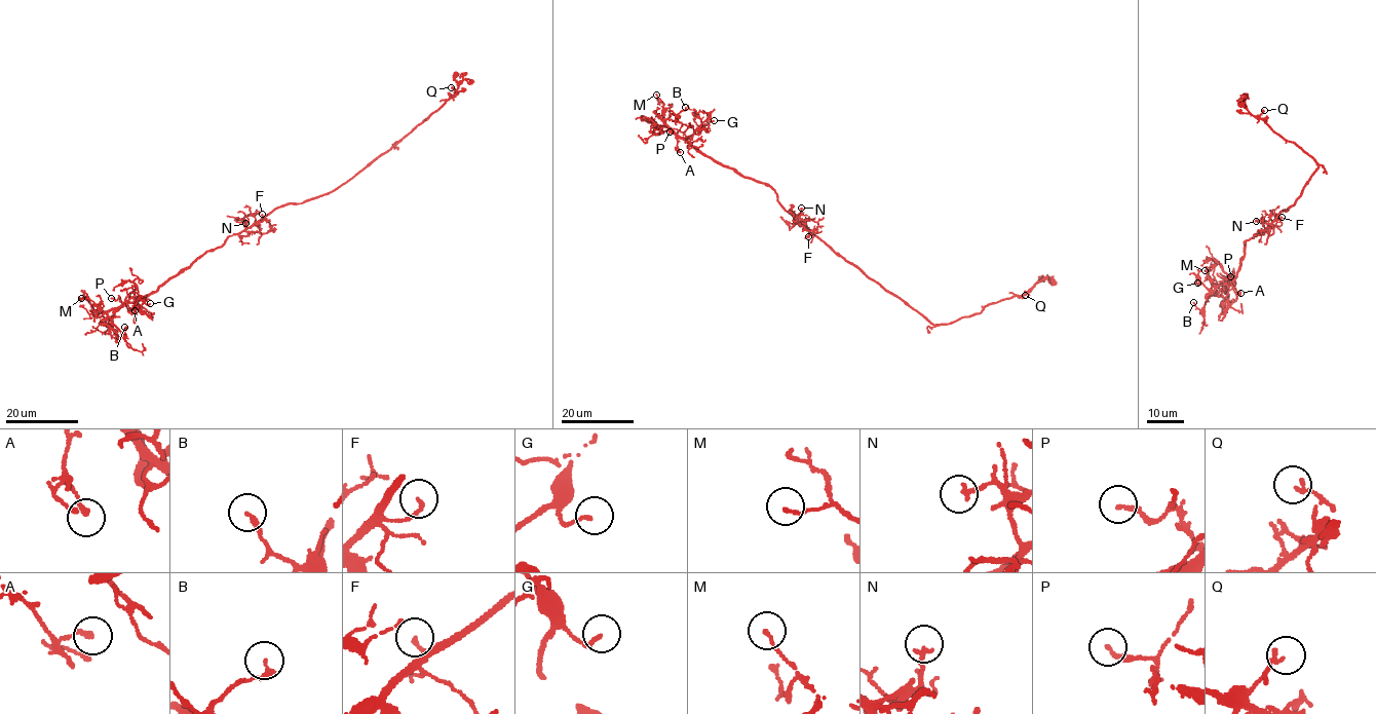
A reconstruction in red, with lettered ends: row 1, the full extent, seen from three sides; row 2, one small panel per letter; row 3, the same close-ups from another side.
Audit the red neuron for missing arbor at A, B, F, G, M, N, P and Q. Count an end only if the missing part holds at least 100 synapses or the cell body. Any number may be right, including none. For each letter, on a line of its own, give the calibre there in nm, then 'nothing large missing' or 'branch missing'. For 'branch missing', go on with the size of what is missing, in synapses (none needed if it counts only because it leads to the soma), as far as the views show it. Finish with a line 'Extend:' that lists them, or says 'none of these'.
A: calibre 190 nm; nothing large missing
B: calibre 200 nm; nothing large missing
F: calibre 140 nm; nothing large missing
G: calibre 120 nm; nothing large missing
M: calibre 110 nm; nothing large missing
N: calibre 180 nm; nothing large missing
P: calibre 160 nm; nothing large missing
Q: calibre 140 nm; nothing large missing
Extend: none of these

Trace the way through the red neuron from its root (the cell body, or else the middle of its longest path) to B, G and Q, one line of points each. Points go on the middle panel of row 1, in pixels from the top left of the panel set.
B: (827, 243), (784, 208), (773, 189), (724, 166), (665, 124), (671, 114), (677, 115), (685, 107)
G: (827, 243), (784, 208), (773, 189), (724, 166), (689, 143), (687, 139), (700, 124), (714, 120)
Q: (827, 243), (934, 324), (950, 324), (980, 313), (990, 304), (1027, 292), (1025, 295)

